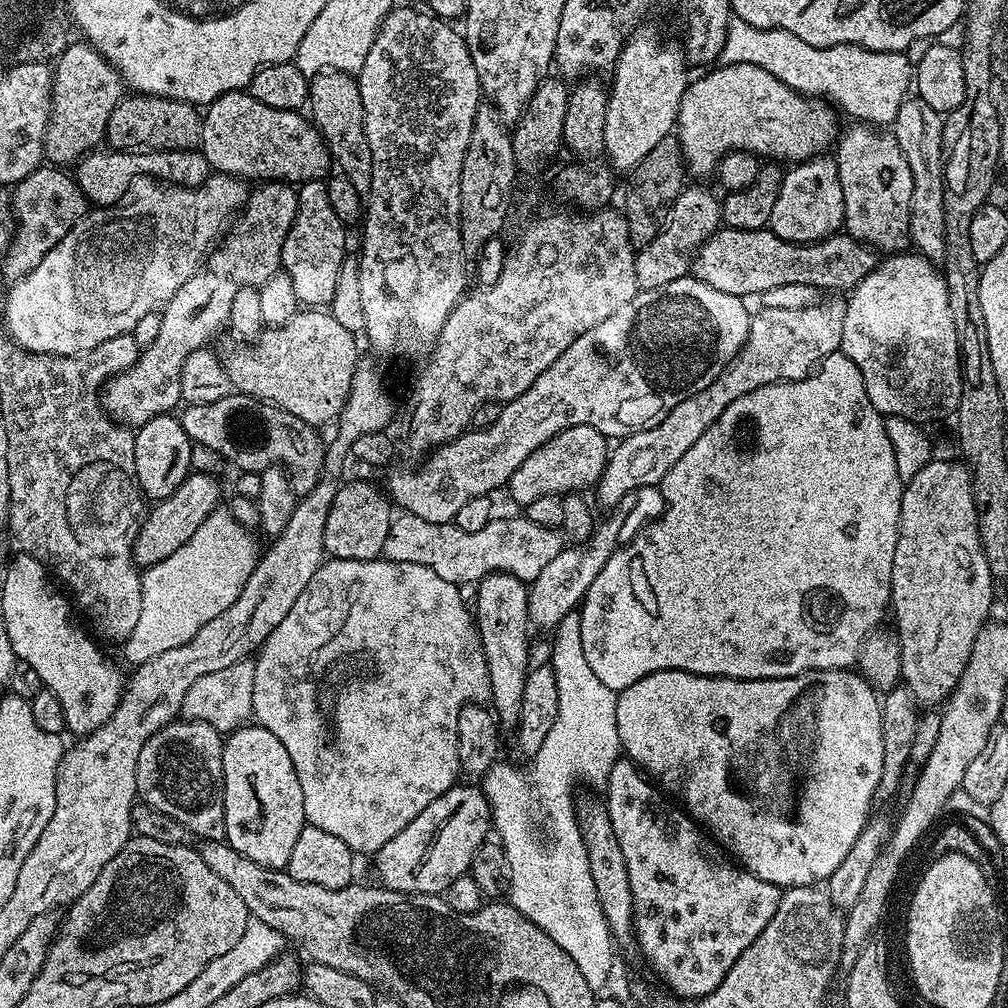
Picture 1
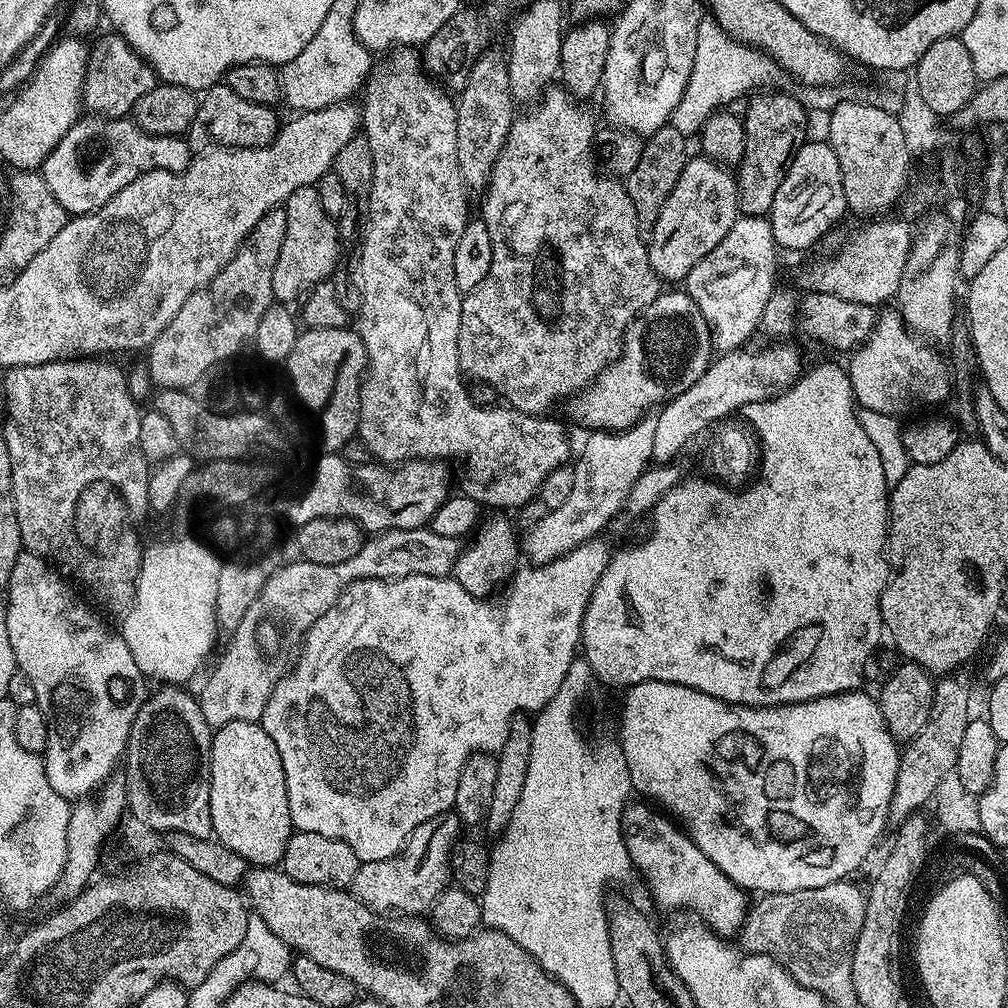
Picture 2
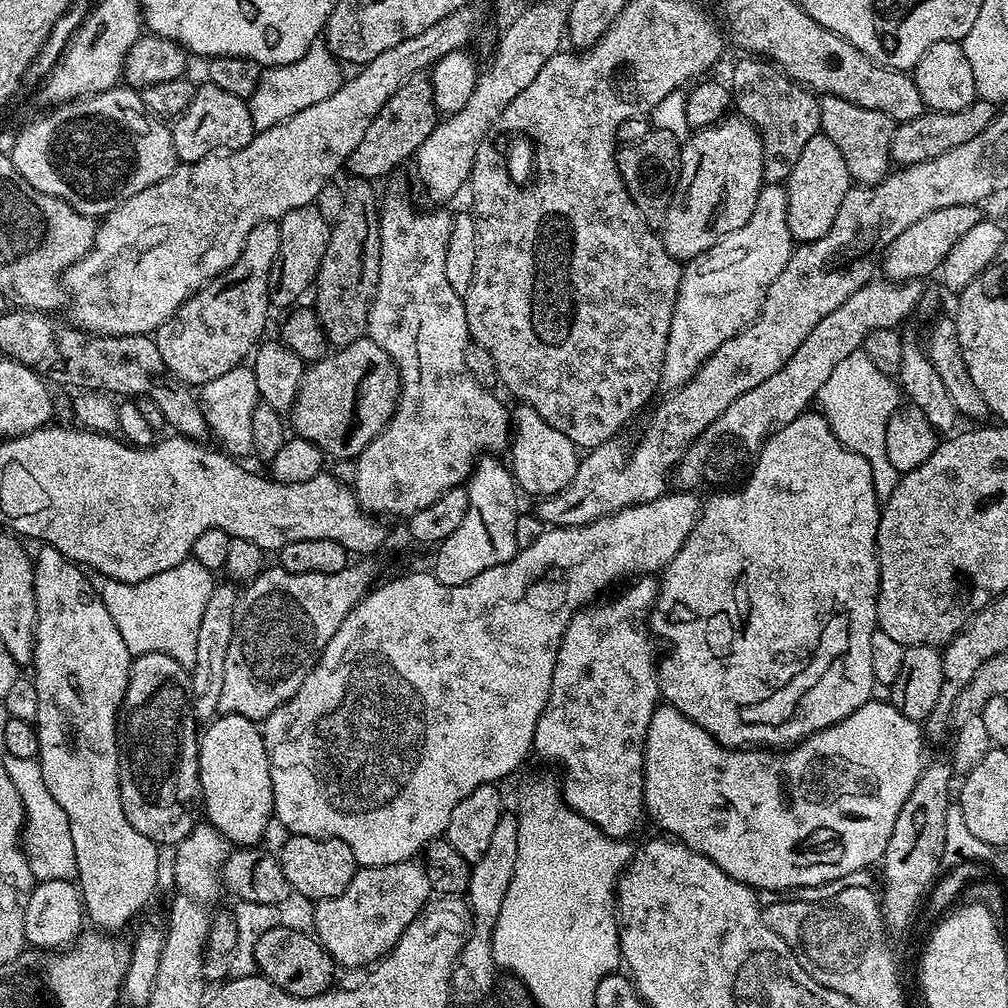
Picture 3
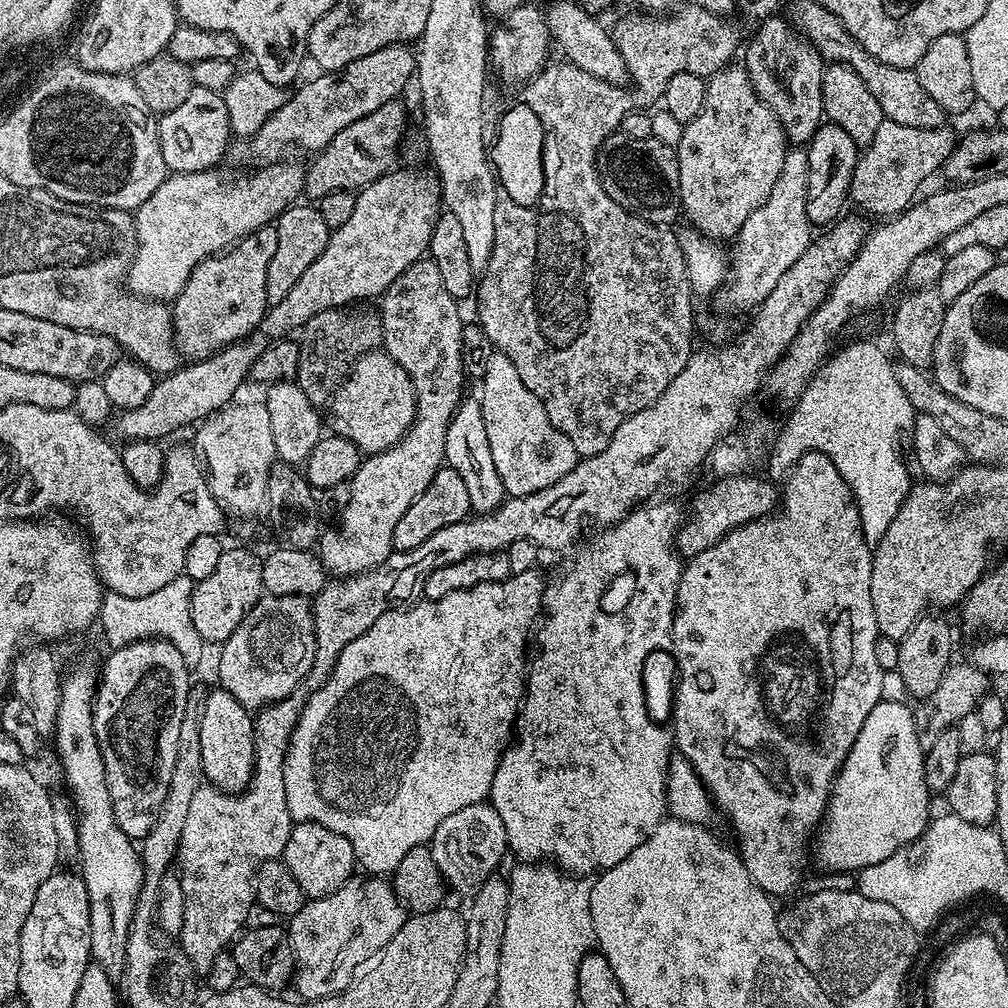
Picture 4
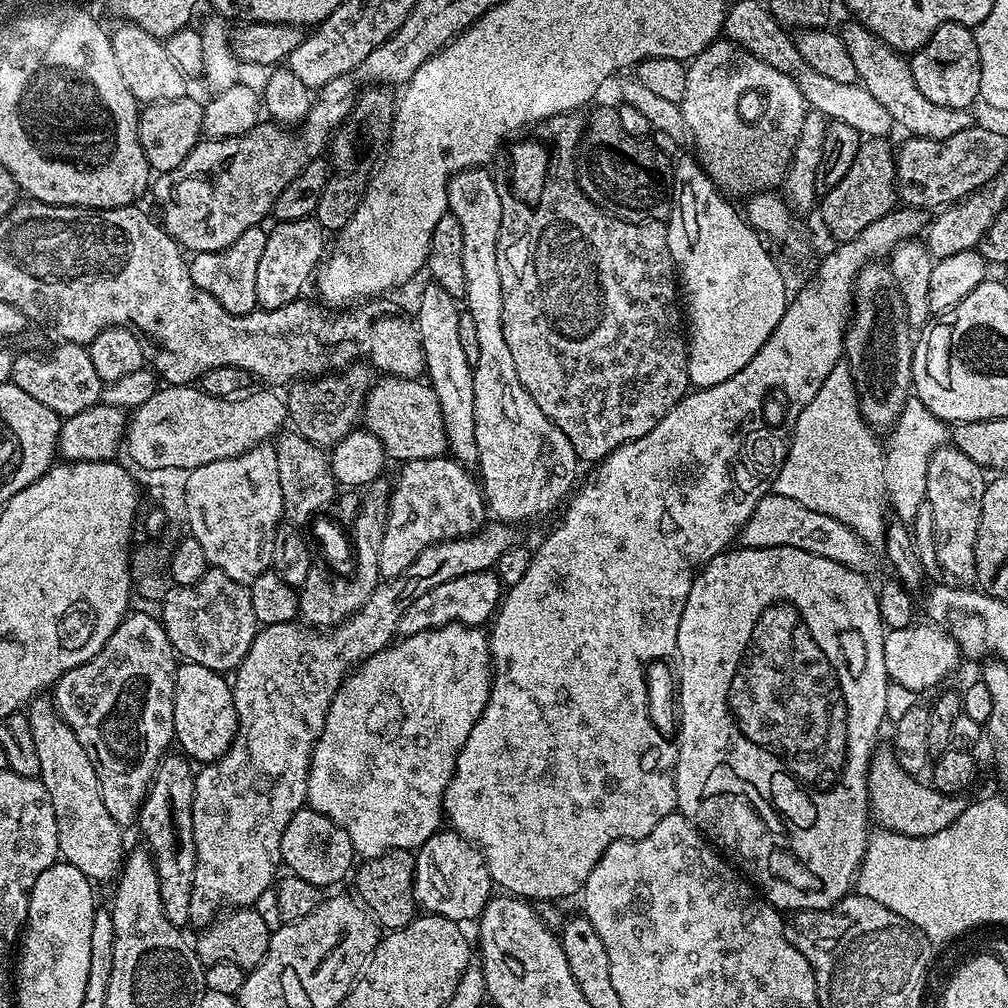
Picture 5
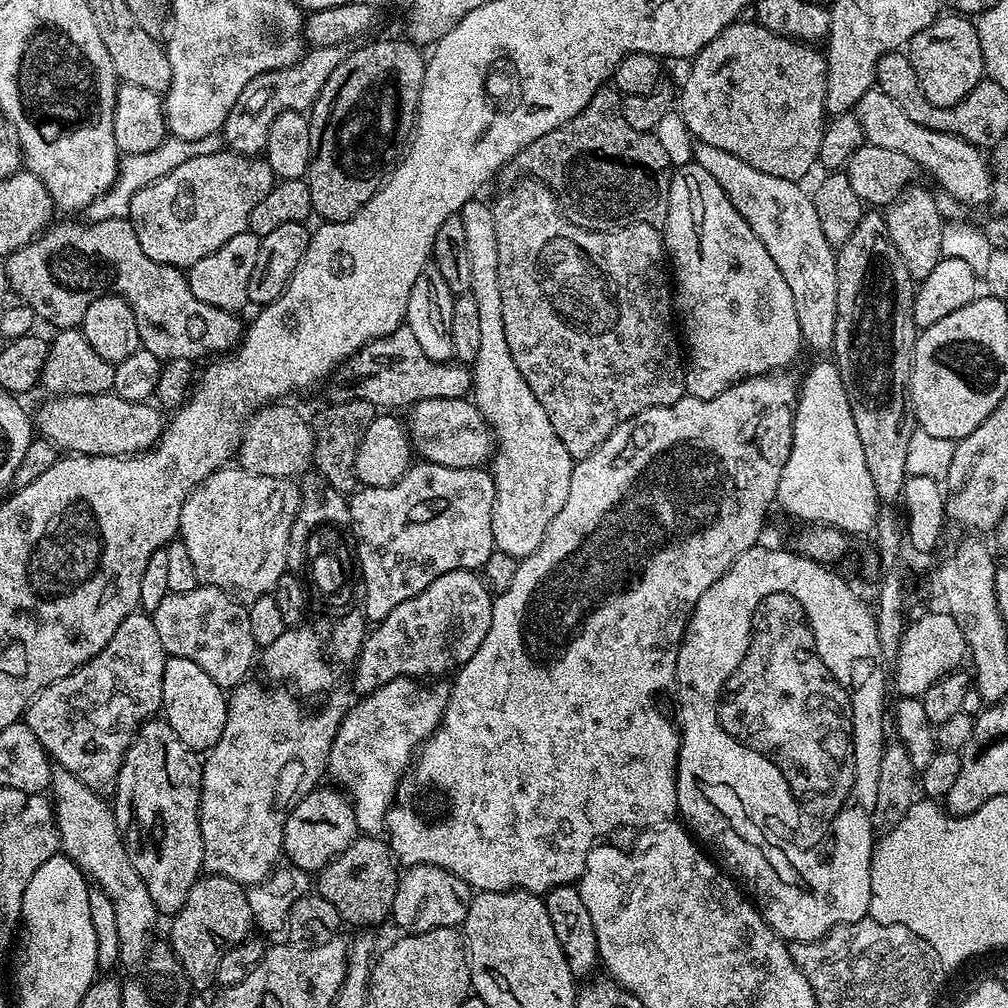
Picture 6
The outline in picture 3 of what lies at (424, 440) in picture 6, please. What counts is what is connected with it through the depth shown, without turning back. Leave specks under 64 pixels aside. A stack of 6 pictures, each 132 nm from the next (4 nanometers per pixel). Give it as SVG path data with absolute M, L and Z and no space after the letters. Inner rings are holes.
M361 338L345 348L329 351L305 367L300 389L292 402L290 428L295 435L314 442L325 457L352 462L388 425L399 399L396 361L373 340Z

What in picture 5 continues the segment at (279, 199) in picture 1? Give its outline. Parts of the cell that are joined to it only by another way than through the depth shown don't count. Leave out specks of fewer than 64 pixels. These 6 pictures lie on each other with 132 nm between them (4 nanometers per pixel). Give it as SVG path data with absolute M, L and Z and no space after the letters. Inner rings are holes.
M257 226L246 230L246 234L241 234L235 242L230 242L230 246L222 250L195 253L188 266L194 282L202 290L206 290L206 294L213 296L222 307L230 310L230 314L241 316L257 311L258 262L262 259L267 237L268 232Z

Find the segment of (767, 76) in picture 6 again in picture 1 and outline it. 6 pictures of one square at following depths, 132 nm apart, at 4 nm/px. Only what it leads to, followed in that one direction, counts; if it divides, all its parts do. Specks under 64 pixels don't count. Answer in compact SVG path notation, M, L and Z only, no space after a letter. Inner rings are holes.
M686 186L672 203L672 209L664 219L660 232L645 248L636 252L634 274L637 289L666 286L666 282L674 282L678 278L689 275L696 251L721 227L720 200L712 192L704 188Z

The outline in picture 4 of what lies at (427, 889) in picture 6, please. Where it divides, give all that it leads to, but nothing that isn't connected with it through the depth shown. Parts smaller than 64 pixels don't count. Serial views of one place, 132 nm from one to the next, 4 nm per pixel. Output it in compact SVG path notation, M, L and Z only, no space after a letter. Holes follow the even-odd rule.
M491 803L465 806L464 809L450 814L450 818L443 820L442 826L438 826L438 830L434 830L430 847L438 870L444 875L445 885L449 889L457 888L458 891L467 893L469 890L479 888L482 882L486 882L499 869L496 867L499 866L500 859L508 852L506 826L502 826L502 818L498 818L498 812L492 808Z

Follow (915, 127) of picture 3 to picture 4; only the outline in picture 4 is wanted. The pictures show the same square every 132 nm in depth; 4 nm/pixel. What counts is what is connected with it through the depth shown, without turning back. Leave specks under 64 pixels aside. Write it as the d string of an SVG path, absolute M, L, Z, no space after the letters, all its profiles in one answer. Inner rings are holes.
M885 120L874 138L857 155L854 174L848 195L851 203L856 203L861 213L869 217L891 218L900 215L917 199L920 187L927 176L943 169L952 151L956 149L958 132L951 126L922 130L914 126L902 126L893 120Z

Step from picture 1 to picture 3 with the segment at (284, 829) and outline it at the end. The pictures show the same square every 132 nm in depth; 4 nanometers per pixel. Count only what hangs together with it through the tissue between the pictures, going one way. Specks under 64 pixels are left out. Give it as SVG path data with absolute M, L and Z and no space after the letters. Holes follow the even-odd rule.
M217 715L200 736L200 794L202 812L232 846L256 846L274 820L270 762L264 733L257 721L241 716Z

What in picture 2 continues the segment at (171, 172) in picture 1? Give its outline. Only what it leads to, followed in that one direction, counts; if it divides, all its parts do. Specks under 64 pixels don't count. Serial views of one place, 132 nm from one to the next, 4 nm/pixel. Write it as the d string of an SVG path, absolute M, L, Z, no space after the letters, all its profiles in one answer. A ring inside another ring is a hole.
M88 114L88 115L85 115L85 116L84 116L84 117L83 117L83 118L81 118L81 119L79 119L79 120L77 120L77 122L76 122L76 124L75 124L75 125L74 125L74 126L70 126L70 130L69 130L69 131L68 131L68 133L66 133L66 135L64 135L64 137L63 137L63 138L62 138L62 142L58 142L58 146L54 146L54 150L53 150L53 151L52 151L52 153L51 153L51 154L49 154L49 156L47 156L47 157L46 157L46 159L44 159L44 162L43 162L43 165L42 165L42 175L43 175L43 177L44 177L44 181L45 181L45 182L46 182L46 186L47 186L47 187L48 187L48 189L50 189L50 191L51 191L51 192L52 192L52 193L53 193L53 194L54 194L54 198L55 198L55 199L56 199L56 200L57 200L57 201L58 201L58 202L59 202L59 204L61 204L61 206L62 206L62 207L63 207L63 208L64 208L64 210L65 210L65 212L67 212L67 213L69 213L69 214L83 214L83 213L85 213L85 212L93 212L93 210L94 210L94 209L95 209L95 208L101 208L101 206L103 206L103 204L105 204L105 202L107 202L107 200L109 200L109 199L110 199L110 198L114 198L114 194L118 194L118 190L122 190L122 189L123 189L123 188L125 188L125 187L126 187L126 185L127 185L127 184L129 184L129 183L130 183L130 182L134 182L134 178L138 178L138 177L139 177L139 176L141 176L141 174L142 174L142 173L144 173L144 172L153 172L153 171L154 171L154 170L155 170L155 169L156 169L156 168L157 168L157 169L158 169L158 170L170 170L170 171L171 171L171 172L181 172L181 171L182 171L182 170L186 170L186 166L190 166L190 162L191 162L191 161L192 161L192 157L193 157L193 155L194 155L194 152L193 152L193 149L192 149L192 150L190 150L190 149L188 149L188 144L187 144L187 142L186 142L186 141L187 141L187 139L185 139L185 137L184 137L184 136L155 136L155 135L154 135L154 134L150 134L150 133L149 133L149 132L143 132L143 130L142 130L142 129L140 129L140 127L138 127L138 125L136 125L136 121L135 121L135 119L132 119L132 118L117 118L117 117L114 117L114 116L110 116L110 115L107 115L107 114ZM99 160L104 160L104 165L102 165L102 166L101 166L101 168L92 168L92 167L94 167L94 166L95 166L95 164L96 164L96 163L98 163L98 162L99 162ZM84 168L92 168L92 169L90 169L90 170L89 170L89 172L88 172L88 180L84 180Z

